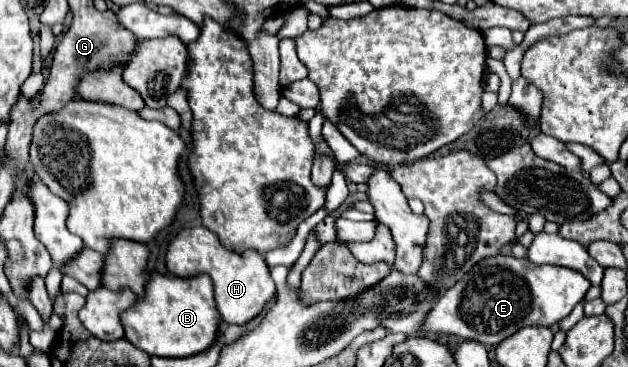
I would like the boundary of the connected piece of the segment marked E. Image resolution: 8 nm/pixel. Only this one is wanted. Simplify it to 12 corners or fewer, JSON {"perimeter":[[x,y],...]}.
{"perimeter":[[499,254],[439,298],[423,332],[495,346],[585,298],[571,268]]}

